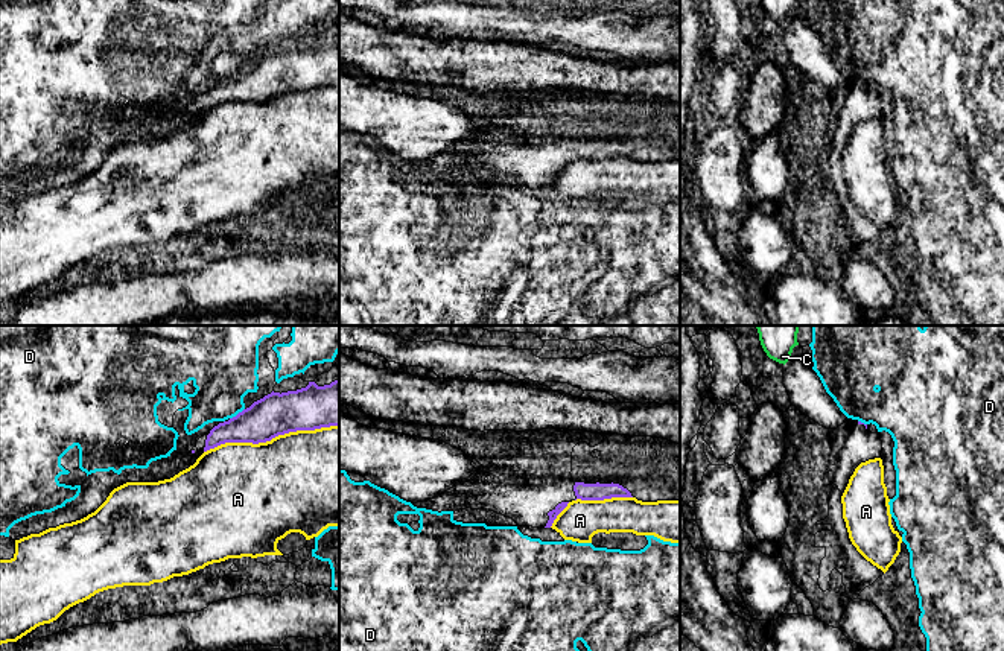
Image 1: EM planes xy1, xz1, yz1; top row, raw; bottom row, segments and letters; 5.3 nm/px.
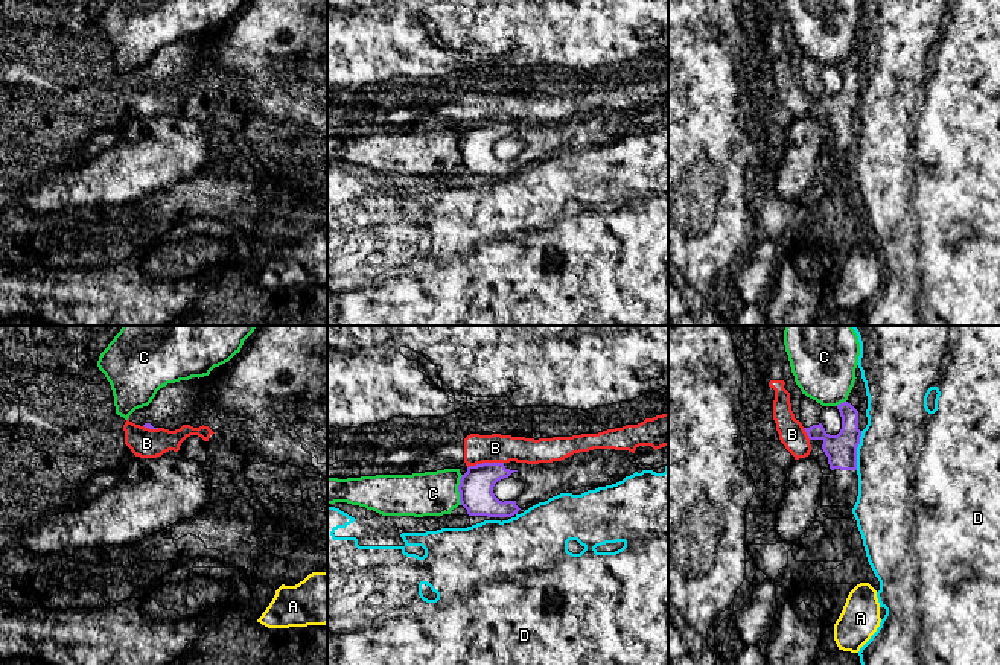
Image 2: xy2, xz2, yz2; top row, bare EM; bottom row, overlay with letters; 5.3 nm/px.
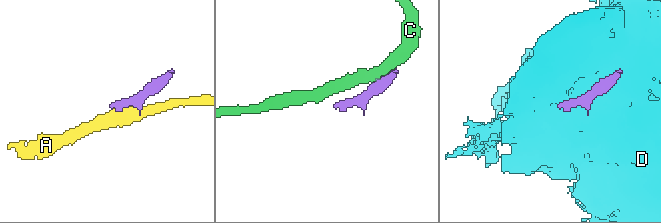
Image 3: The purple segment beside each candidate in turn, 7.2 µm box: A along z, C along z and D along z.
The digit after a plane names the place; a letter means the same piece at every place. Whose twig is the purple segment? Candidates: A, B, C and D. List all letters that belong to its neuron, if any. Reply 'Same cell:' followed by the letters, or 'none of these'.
Same cell: none of these

